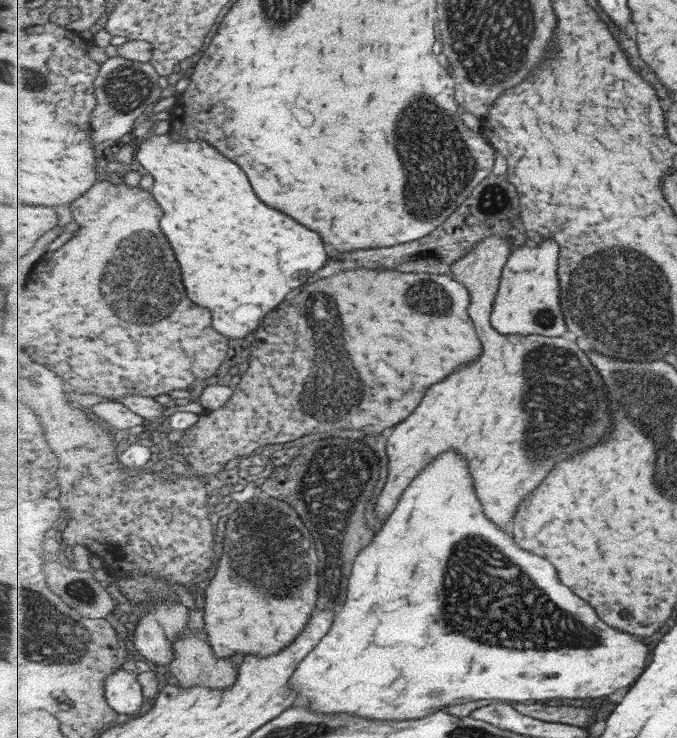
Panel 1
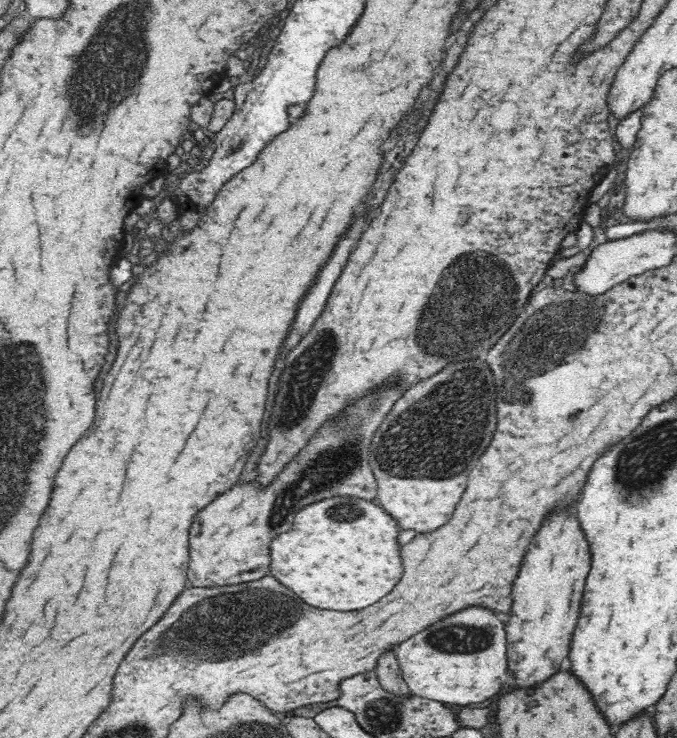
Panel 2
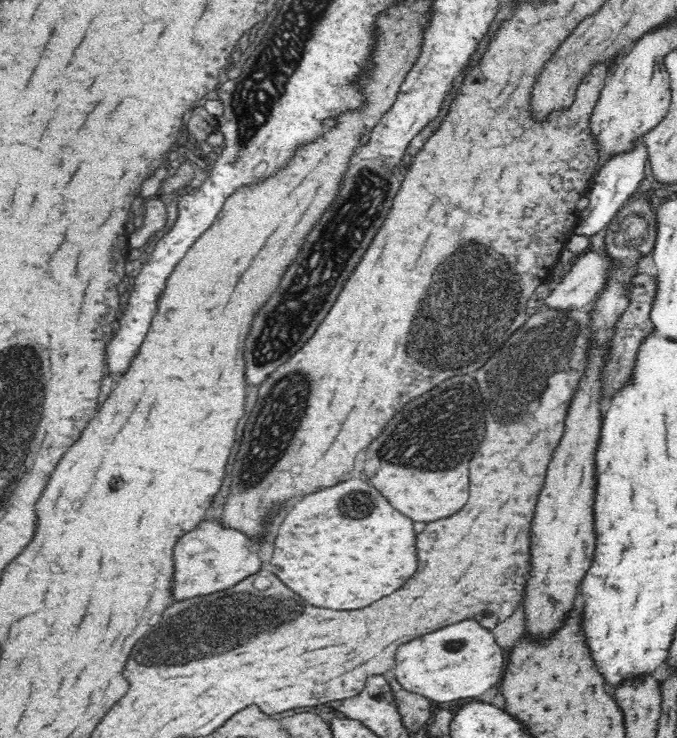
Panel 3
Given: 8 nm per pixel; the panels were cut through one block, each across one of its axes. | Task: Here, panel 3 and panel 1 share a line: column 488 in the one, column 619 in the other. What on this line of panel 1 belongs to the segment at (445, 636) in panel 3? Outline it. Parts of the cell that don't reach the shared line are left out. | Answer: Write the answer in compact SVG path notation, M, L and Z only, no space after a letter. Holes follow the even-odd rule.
M449 450L443 456L439 456L433 464L429 464L425 472L419 472L419 476L411 482L411 488L407 488L407 492L403 494L399 508L395 508L393 516L383 524L383 528L375 536L373 544L369 544L369 548L363 548L363 552L357 556L345 608L337 614L335 624L327 634L327 638L323 638L321 644L317 644L315 652L311 652L307 660L297 668L290 687L298 692L298 696L305 696L311 708L327 714L351 712L381 720L411 720L431 714L433 712L431 708L445 710L446 706L465 704L474 700L495 699L509 703L536 700L543 703L551 698L585 700L585 698L609 696L621 688L631 688L643 672L646 672L647 660L649 660L649 648L643 642L635 640L631 634L607 626L597 616L593 606L589 606L583 598L575 596L571 588L567 588L559 580L557 568L549 560L523 550L509 532L501 530L493 520L487 518L483 504L475 492L469 462L465 460L463 454Z

